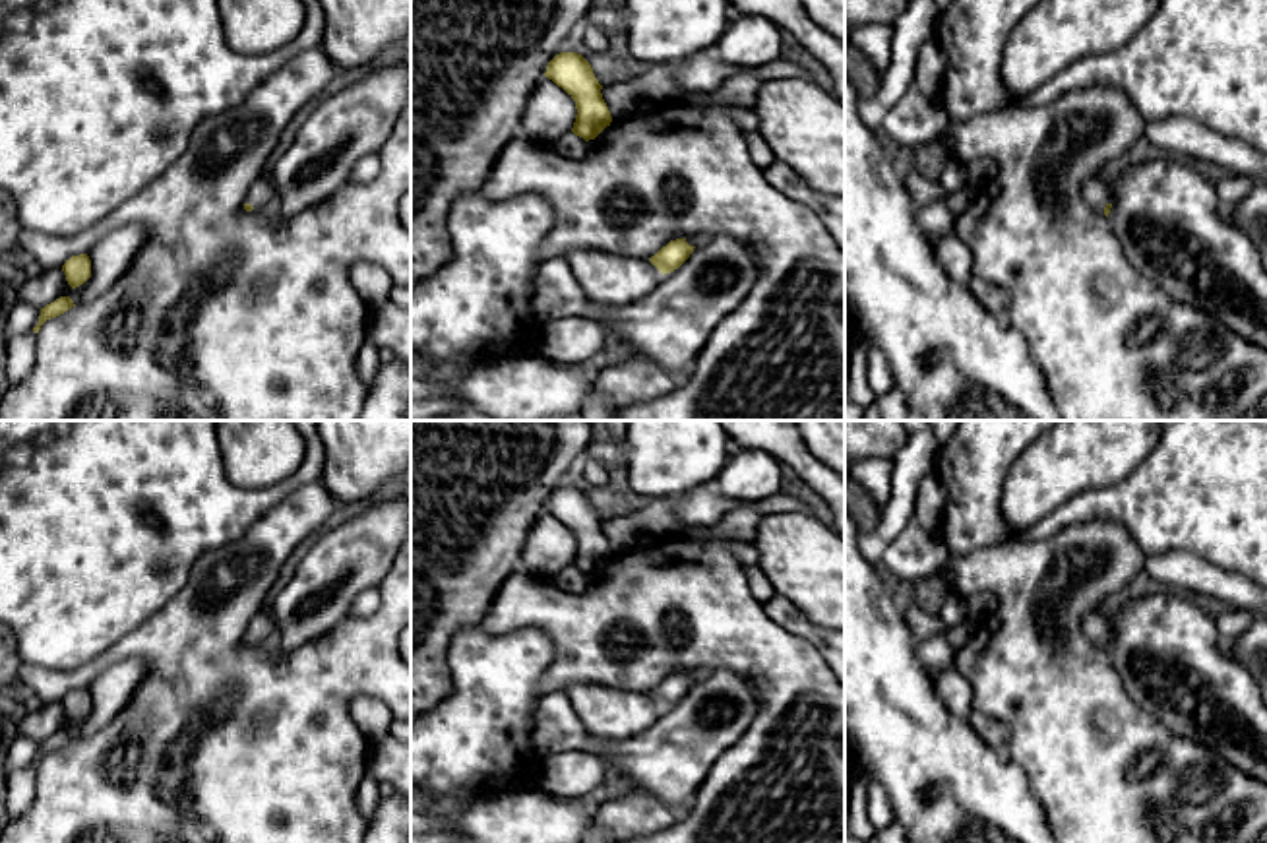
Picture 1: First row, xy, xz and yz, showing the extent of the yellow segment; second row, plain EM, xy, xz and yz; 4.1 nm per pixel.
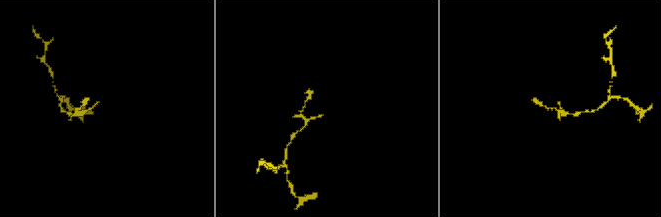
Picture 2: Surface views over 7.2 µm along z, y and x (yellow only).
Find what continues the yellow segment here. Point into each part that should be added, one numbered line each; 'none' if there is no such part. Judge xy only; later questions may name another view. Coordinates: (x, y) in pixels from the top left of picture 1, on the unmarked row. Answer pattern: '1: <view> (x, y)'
1: xy (262, 628)

